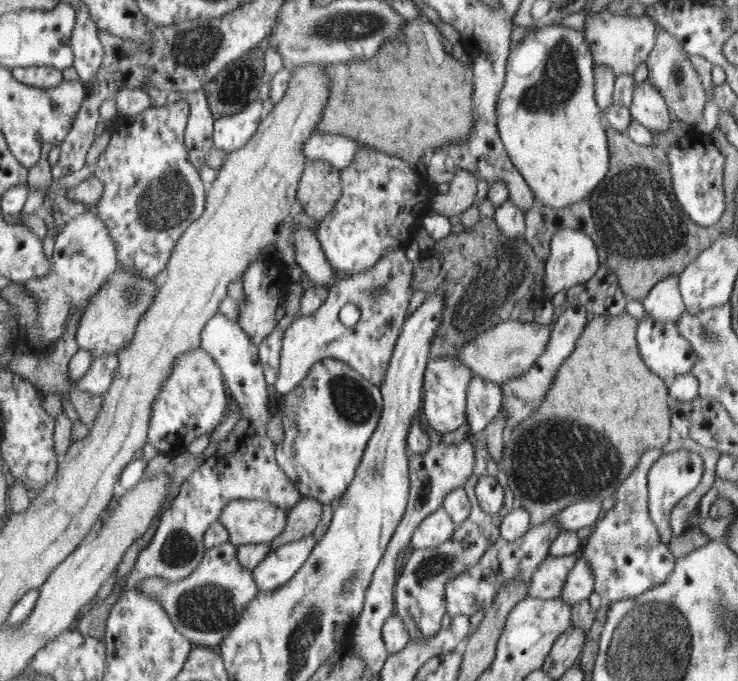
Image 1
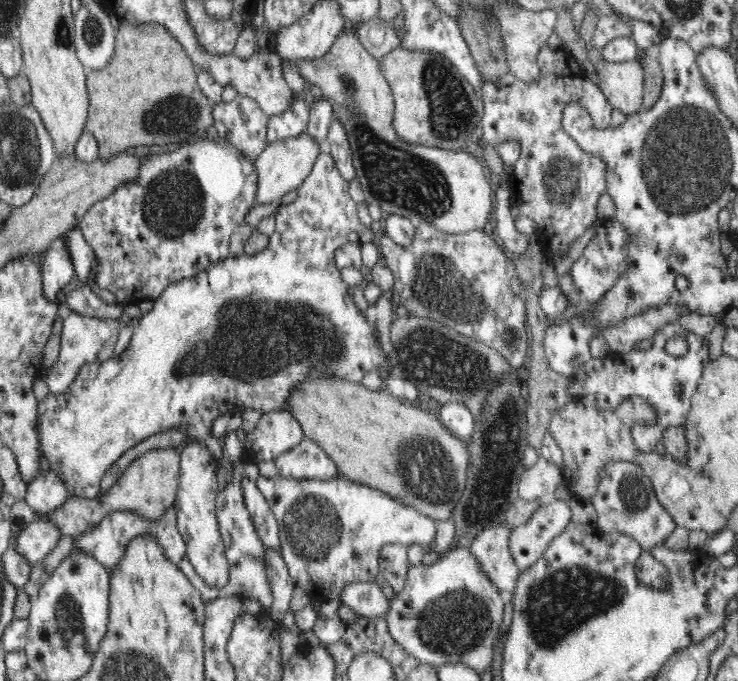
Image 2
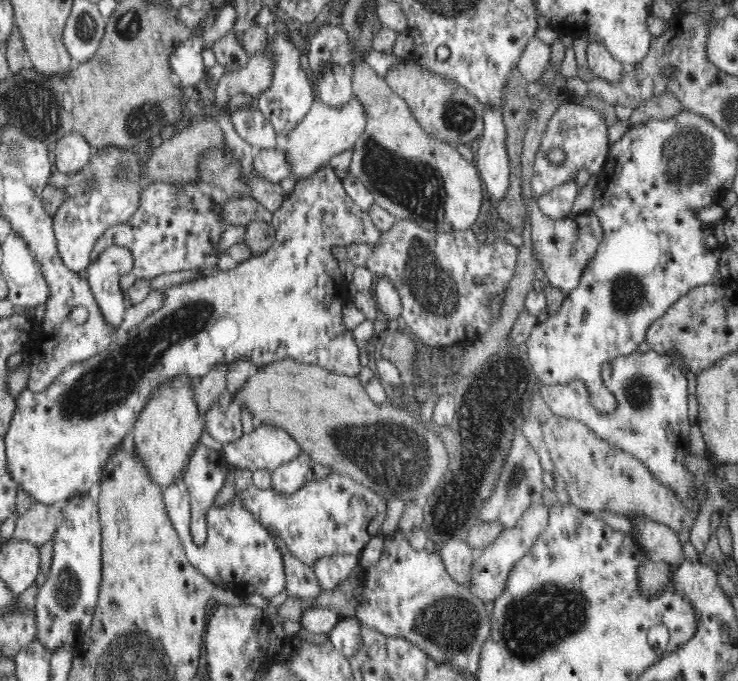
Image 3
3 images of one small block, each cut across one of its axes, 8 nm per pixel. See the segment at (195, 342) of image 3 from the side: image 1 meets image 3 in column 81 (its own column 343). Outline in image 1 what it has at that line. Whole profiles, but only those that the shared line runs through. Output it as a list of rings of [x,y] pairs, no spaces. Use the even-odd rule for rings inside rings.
[[[320,360],[306,380],[277,404],[282,416],[284,439],[276,444],[276,460],[304,497],[324,504],[336,503],[363,462],[362,452],[379,424],[382,396],[376,385],[342,360]]]

